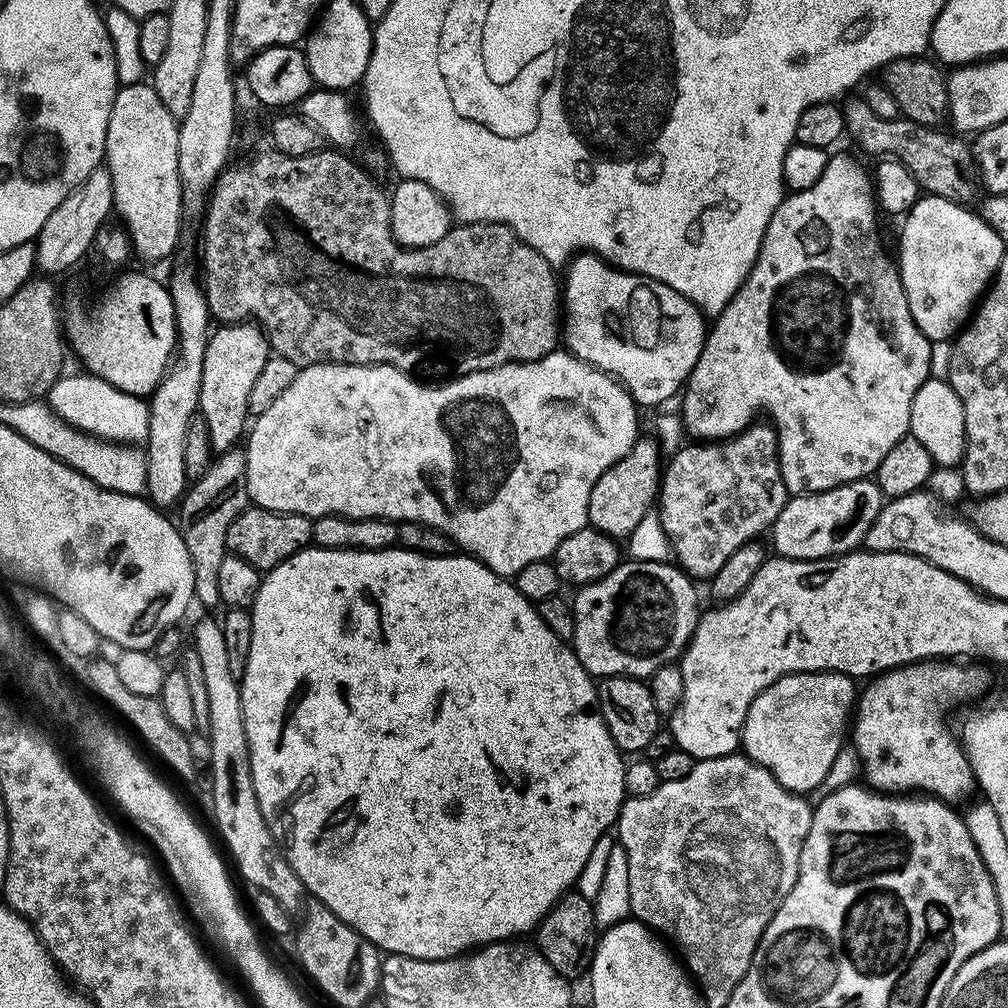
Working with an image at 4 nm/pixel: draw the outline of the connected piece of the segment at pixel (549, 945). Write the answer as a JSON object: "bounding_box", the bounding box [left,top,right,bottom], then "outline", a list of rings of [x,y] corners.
{"bounding_box":[534,891,598,982],"outline":[[[576,891],[565,892],[534,929],[534,947],[543,954],[546,962],[550,962],[550,966],[554,966],[554,970],[558,970],[558,974],[569,982],[575,982],[579,976],[589,975],[598,939],[593,901],[589,897],[587,900],[582,893]]]}

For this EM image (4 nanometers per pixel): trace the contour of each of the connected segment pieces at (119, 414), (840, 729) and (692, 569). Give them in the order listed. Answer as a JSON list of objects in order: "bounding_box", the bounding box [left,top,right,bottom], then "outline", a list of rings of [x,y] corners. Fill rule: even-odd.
[{"bounding_box":[46,374,151,446],"outline":[[[91,374],[68,375],[61,375],[60,381],[48,391],[46,397],[47,403],[66,423],[73,424],[89,436],[125,446],[140,446],[147,441],[151,416],[147,399],[126,394],[110,386],[110,382]]]},{"bounding_box":[740,672,858,794],"outline":[[[795,672],[793,676],[783,676],[781,680],[776,680],[765,692],[760,692],[758,698],[754,698],[754,702],[746,714],[744,728],[740,731],[740,748],[742,749],[743,755],[749,756],[758,766],[770,770],[770,774],[774,774],[776,781],[786,790],[797,794],[809,794],[830,773],[830,766],[833,765],[840,750],[845,747],[846,725],[849,723],[850,713],[853,711],[854,701],[858,696],[858,688],[855,688],[852,684],[855,684],[853,677],[843,676],[840,672]]]},{"bounding_box":[658,422,790,581],"outline":[[[759,422],[753,423],[751,426],[745,428],[743,432],[739,432],[738,435],[726,440],[718,440],[715,442],[688,442],[692,444],[686,445],[685,448],[678,449],[677,452],[673,454],[672,461],[670,461],[669,464],[667,461],[667,463],[663,465],[662,479],[658,493],[660,525],[668,539],[668,546],[675,563],[697,581],[710,581],[712,576],[718,574],[718,570],[722,569],[726,560],[730,558],[739,547],[755,541],[760,537],[758,535],[762,532],[767,533],[769,529],[771,529],[773,522],[778,518],[778,514],[782,514],[782,510],[789,502],[790,493],[787,486],[784,485],[782,470],[780,469],[780,439],[776,437],[776,429],[771,423],[763,423],[764,424],[759,424]]]}]

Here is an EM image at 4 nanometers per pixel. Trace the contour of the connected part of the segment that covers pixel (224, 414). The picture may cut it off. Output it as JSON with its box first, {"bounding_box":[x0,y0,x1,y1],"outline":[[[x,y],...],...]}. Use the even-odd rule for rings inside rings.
{"bounding_box":[198,323,269,453],"outline":[[[255,323],[224,324],[211,333],[202,367],[198,412],[208,426],[210,442],[217,453],[225,452],[241,443],[250,420],[250,390],[258,373],[262,371],[262,366],[266,366],[269,355],[268,337]]]}

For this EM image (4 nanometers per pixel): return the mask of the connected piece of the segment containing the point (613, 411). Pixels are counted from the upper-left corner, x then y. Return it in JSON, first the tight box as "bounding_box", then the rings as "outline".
{"bounding_box":[246,350,638,578],"outline":[[[557,350],[537,360],[519,360],[517,364],[503,364],[490,370],[471,372],[447,382],[432,383],[412,379],[416,378],[389,364],[303,365],[297,371],[289,389],[278,394],[278,399],[251,421],[250,431],[246,436],[246,482],[249,501],[255,507],[271,512],[289,512],[309,518],[382,518],[434,526],[439,532],[446,533],[467,555],[475,556],[499,576],[515,578],[523,568],[530,566],[530,562],[548,560],[567,536],[589,527],[588,507],[594,482],[598,482],[598,478],[602,478],[602,474],[606,474],[610,466],[619,462],[638,439],[638,405],[627,388],[615,376],[610,376],[600,368],[578,359],[567,350]]]}

